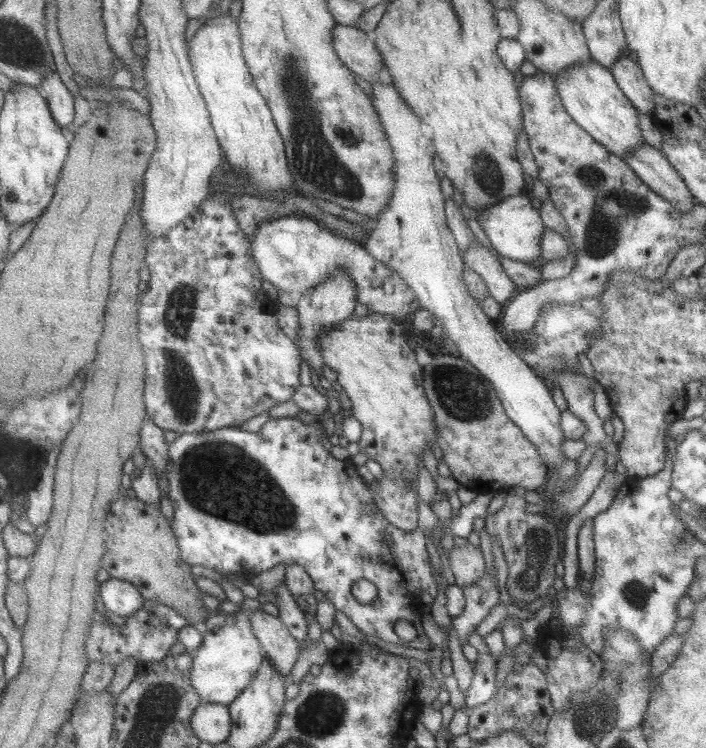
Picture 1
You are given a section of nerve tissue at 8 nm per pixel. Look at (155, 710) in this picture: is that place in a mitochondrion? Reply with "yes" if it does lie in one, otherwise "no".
yes

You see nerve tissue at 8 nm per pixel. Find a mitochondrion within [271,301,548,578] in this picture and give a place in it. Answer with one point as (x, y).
(460, 392)

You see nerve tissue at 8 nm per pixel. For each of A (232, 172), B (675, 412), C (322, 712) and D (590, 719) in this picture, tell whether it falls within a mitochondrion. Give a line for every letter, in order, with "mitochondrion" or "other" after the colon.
A: other
B: other
C: mitochondrion
D: mitochondrion

